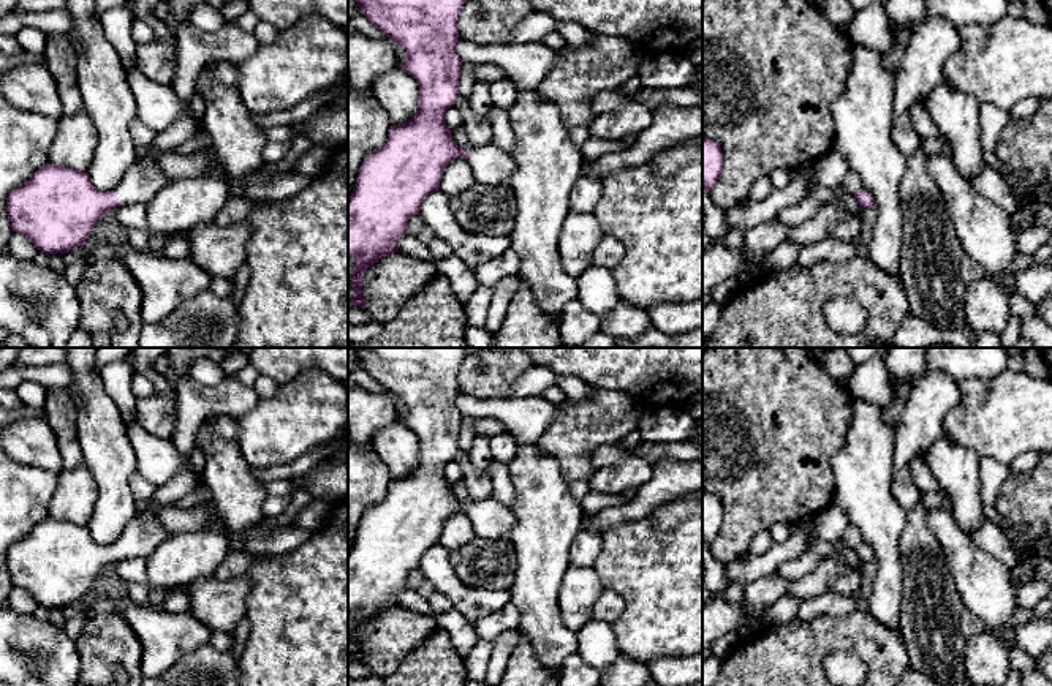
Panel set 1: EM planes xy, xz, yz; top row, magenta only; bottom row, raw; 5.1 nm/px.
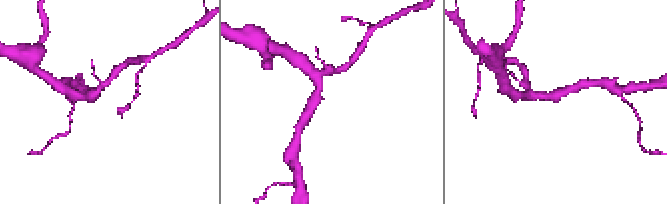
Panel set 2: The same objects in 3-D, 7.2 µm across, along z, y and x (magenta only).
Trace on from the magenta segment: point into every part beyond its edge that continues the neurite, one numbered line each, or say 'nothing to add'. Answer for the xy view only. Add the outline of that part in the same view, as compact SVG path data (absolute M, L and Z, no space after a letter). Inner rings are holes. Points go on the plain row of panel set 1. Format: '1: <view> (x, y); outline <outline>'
1: xy (141, 536); outline M157 515L134 517L114 542L114 547L120 558L147 558L169 536L169 531L158 522Z

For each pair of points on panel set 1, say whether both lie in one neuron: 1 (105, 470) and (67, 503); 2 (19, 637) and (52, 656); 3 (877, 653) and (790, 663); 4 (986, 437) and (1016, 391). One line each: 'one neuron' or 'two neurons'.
1: two neurons
2: one neuron
3: one neuron
4: one neuron

